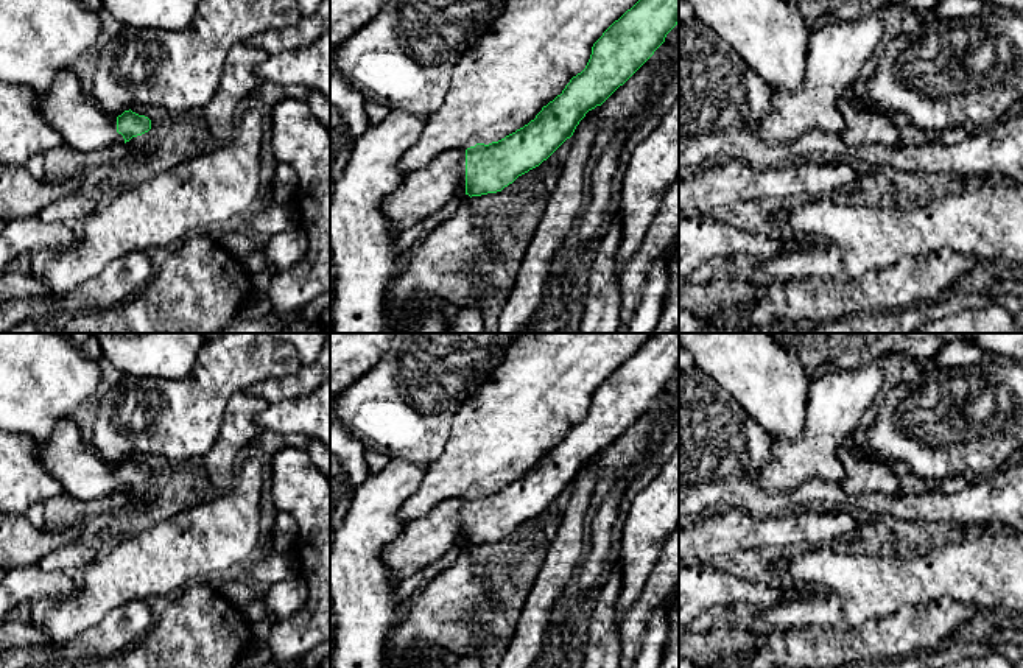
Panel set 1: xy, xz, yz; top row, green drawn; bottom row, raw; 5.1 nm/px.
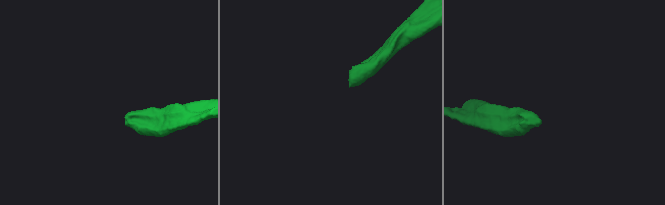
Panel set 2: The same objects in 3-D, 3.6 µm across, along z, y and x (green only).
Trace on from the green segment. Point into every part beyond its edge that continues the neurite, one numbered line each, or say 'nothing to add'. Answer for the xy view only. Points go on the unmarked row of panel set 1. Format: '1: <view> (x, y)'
1: xy (83, 474)

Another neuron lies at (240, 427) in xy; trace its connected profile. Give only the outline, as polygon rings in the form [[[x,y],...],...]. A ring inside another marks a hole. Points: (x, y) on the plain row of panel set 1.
[[[244,391],[235,392],[229,399],[220,434],[210,452],[202,456],[209,480],[221,494],[232,489],[235,458],[244,445],[252,444],[260,434],[262,427],[257,417],[268,405],[269,402]]]

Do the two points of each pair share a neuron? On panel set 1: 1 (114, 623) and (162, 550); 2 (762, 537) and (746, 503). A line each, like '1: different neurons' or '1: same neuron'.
1: different neurons
2: different neurons

